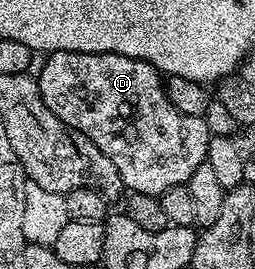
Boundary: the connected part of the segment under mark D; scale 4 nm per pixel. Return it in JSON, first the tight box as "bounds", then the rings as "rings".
{"bounds":[37,51,212,198],"rings":[[[57,51],[48,56],[45,67],[41,67],[41,71],[37,74],[37,80],[39,82],[39,90],[41,91],[41,99],[45,103],[45,107],[49,107],[49,111],[53,111],[53,115],[57,115],[57,119],[61,119],[61,123],[65,123],[74,129],[80,129],[103,152],[109,159],[109,163],[113,163],[113,167],[117,167],[117,175],[121,175],[124,186],[131,193],[144,193],[145,195],[159,198],[165,191],[169,191],[169,187],[186,185],[189,178],[193,175],[193,171],[197,171],[197,167],[201,167],[206,162],[207,148],[212,139],[207,122],[204,121],[203,117],[194,117],[193,115],[183,114],[179,111],[170,99],[167,98],[165,81],[159,70],[141,59],[129,59],[129,55],[117,55],[116,53]]]}

